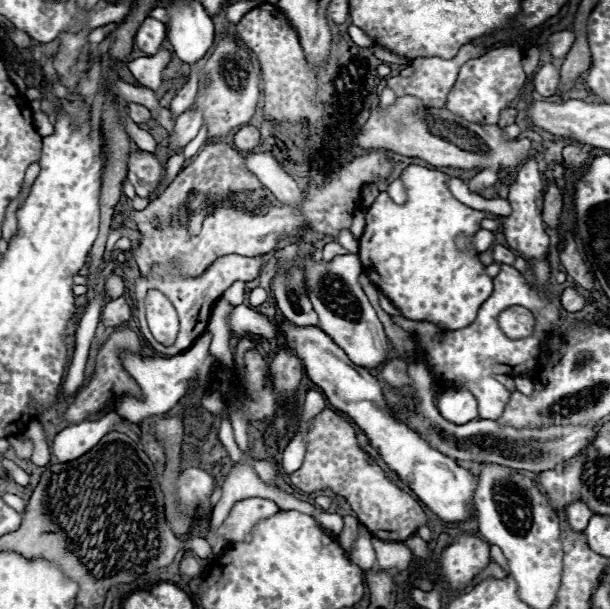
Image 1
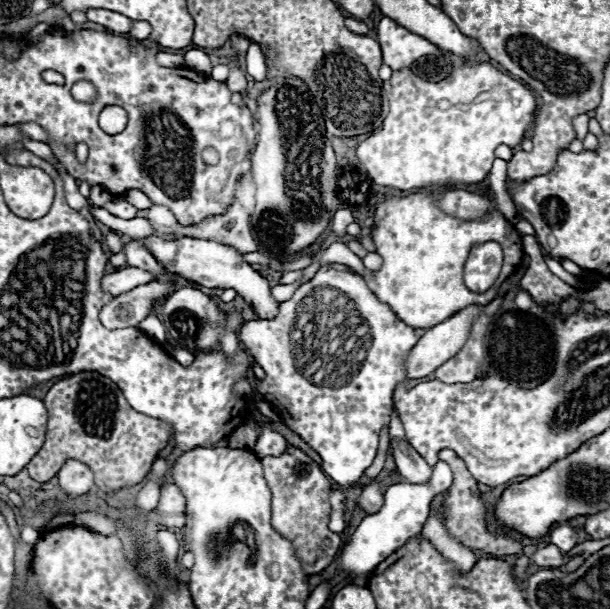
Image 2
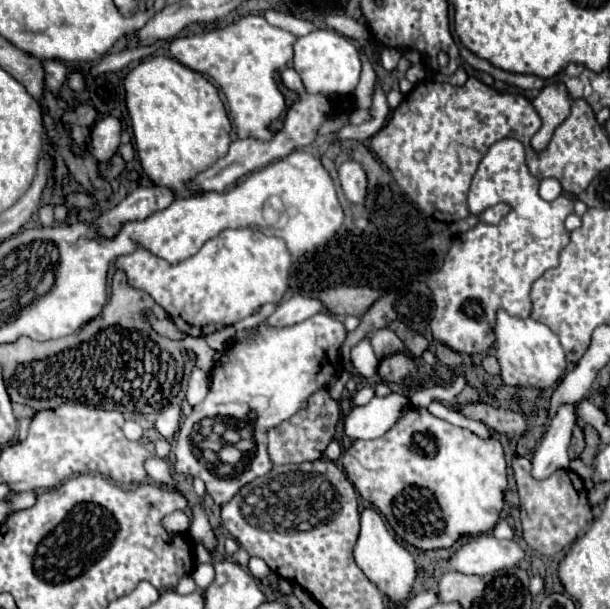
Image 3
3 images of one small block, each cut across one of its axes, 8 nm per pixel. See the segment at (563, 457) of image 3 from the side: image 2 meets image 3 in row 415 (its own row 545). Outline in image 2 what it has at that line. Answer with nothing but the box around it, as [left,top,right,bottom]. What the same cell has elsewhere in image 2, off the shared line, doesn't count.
[550,524,578,552]

